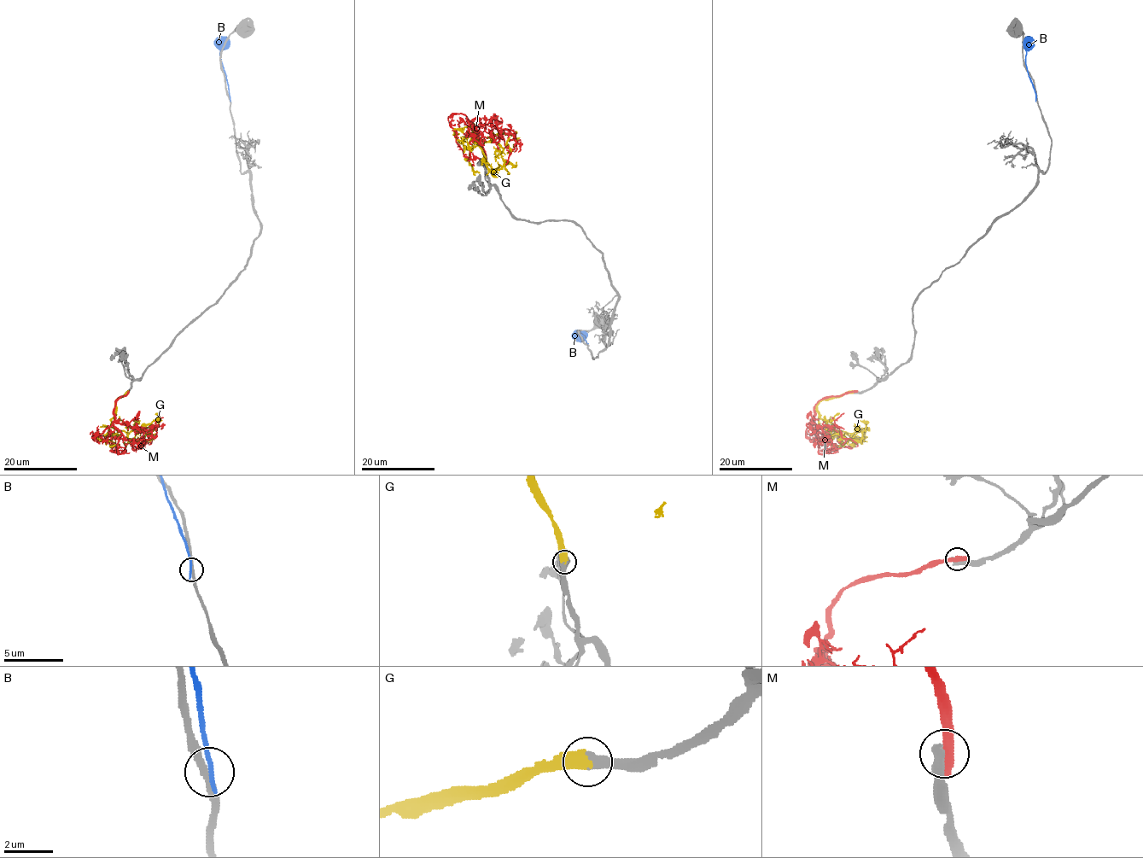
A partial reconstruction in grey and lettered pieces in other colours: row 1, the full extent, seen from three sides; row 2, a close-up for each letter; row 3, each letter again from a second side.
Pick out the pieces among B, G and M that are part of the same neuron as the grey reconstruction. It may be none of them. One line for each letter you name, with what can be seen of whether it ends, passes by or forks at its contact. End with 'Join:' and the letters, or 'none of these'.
G: it ends
Join: G

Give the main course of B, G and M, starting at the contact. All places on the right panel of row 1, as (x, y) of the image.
B: (1035, 98), (1026, 67), (1029, 37)
G: (853, 393), (824, 399), (817, 405), (822, 426), (836, 431), (861, 431), (854, 423)
M: (854, 391), (823, 398), (806, 435), (810, 439), (825, 434), (841, 435), (854, 446), (858, 442)

